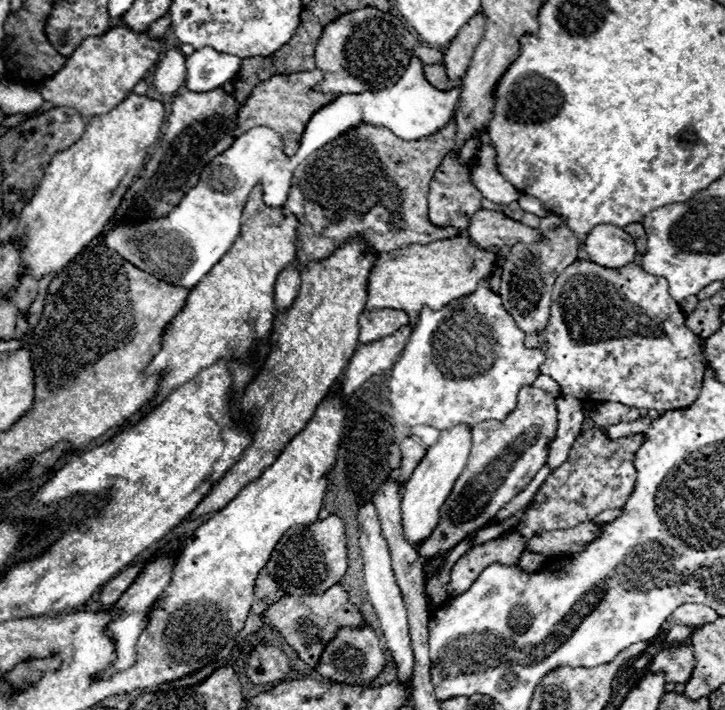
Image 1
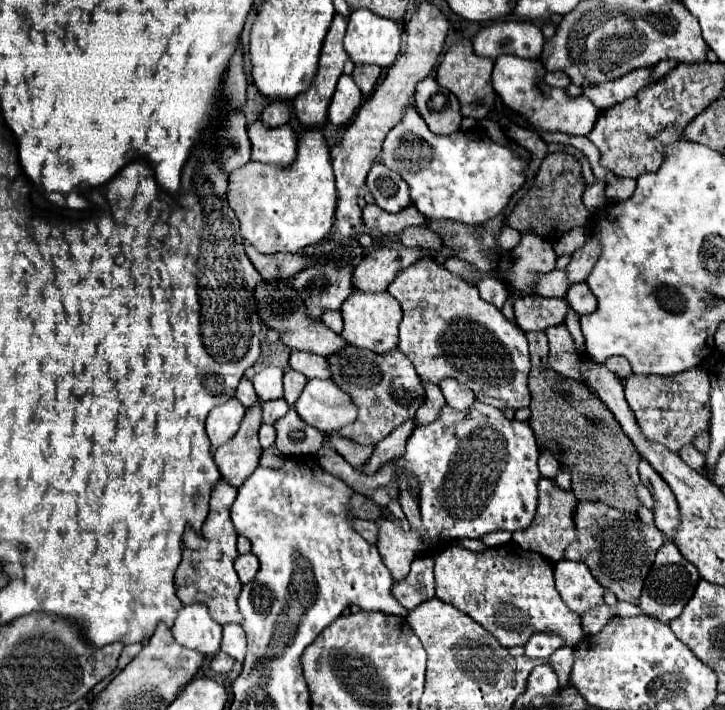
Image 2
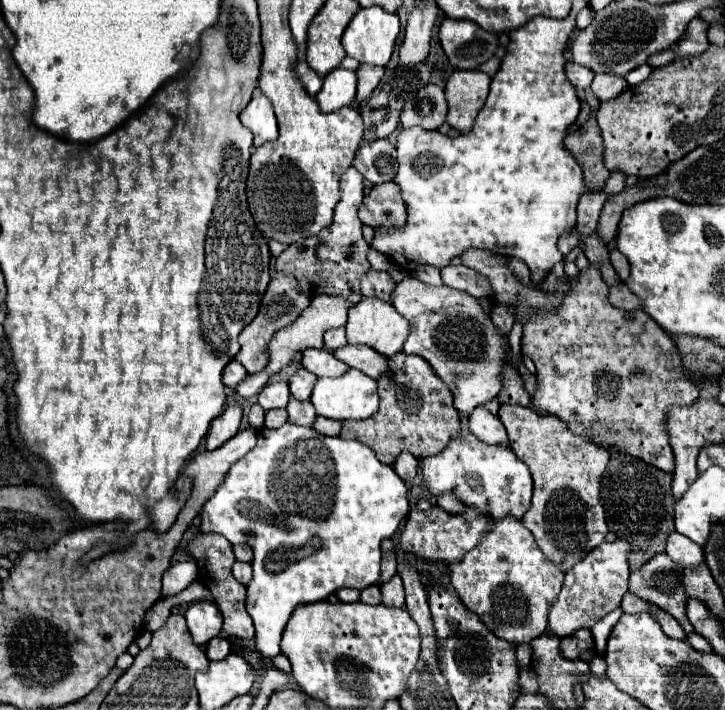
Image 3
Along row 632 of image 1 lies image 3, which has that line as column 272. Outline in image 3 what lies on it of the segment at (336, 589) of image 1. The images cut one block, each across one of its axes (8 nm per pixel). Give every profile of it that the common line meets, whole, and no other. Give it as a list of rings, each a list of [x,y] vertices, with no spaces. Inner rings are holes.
[[[276,274],[272,280],[270,280],[270,286],[262,298],[262,306],[260,306],[260,312],[256,314],[256,318],[240,332],[240,352],[236,354],[236,360],[250,372],[260,372],[266,362],[268,362],[268,352],[266,352],[266,346],[270,342],[270,338],[274,336],[276,330],[292,324],[300,314],[302,310],[306,310],[310,304],[310,298],[304,296],[300,290],[298,290],[298,284],[292,276],[282,276],[282,274]]]

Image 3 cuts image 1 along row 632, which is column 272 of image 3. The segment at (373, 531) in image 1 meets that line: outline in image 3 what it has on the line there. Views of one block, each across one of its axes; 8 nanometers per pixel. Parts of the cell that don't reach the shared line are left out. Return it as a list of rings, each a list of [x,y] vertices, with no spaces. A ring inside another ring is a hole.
[[[270,382],[264,386],[264,390],[258,394],[258,404],[264,410],[272,408],[286,408],[290,400],[290,390],[286,382]]]

